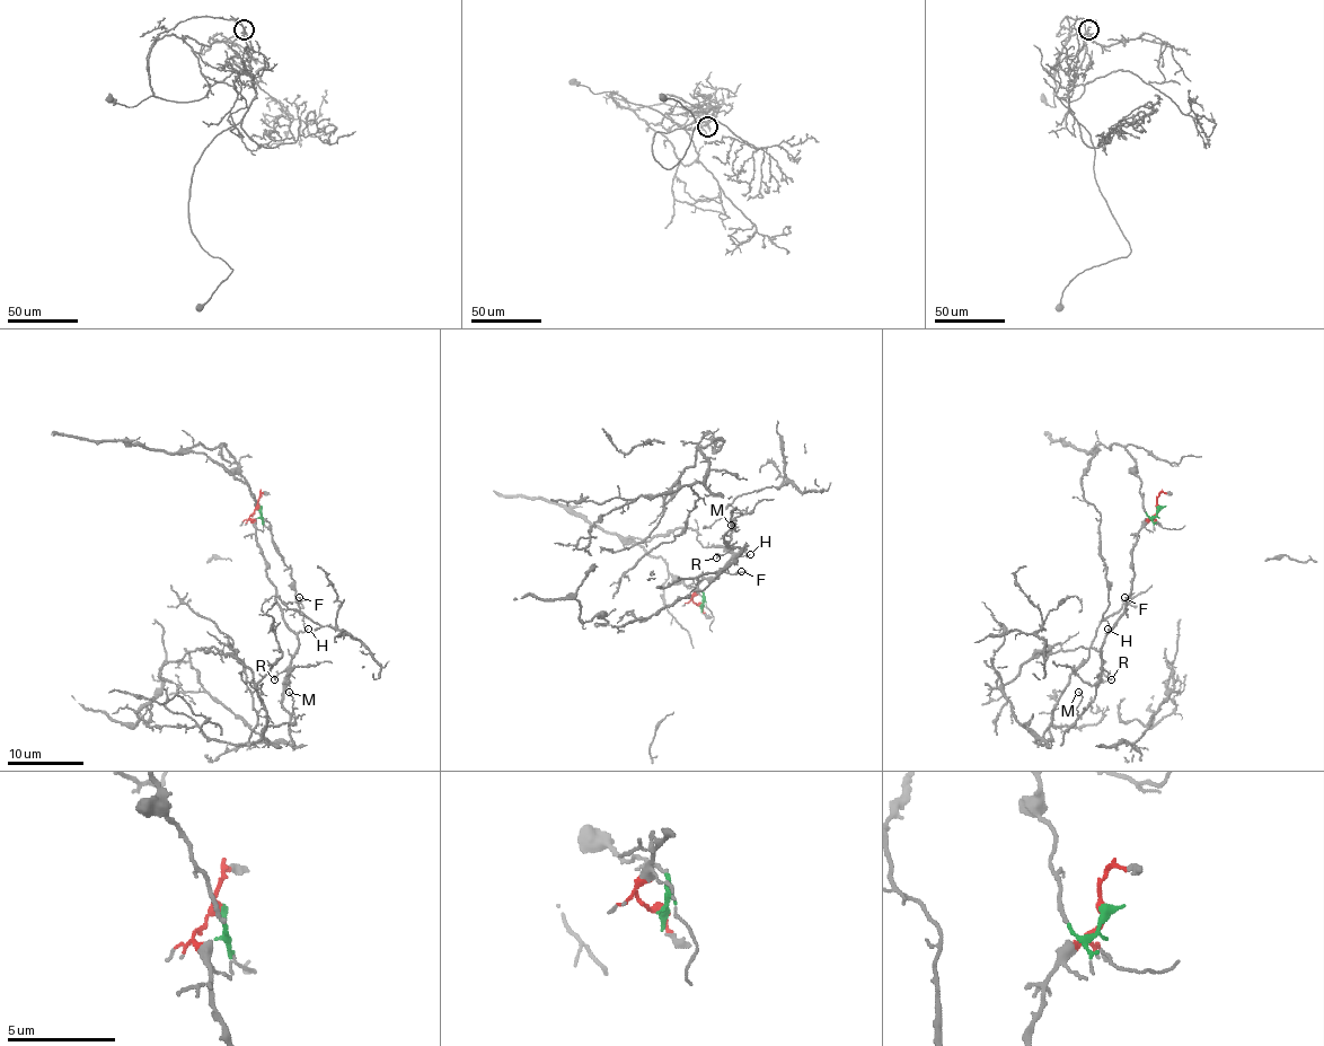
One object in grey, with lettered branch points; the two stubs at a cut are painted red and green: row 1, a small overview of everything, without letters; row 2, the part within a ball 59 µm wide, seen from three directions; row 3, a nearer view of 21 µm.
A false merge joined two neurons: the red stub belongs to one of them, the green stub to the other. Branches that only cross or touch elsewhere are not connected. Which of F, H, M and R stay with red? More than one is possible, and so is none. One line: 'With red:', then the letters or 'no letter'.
With red: F, H, M, R

